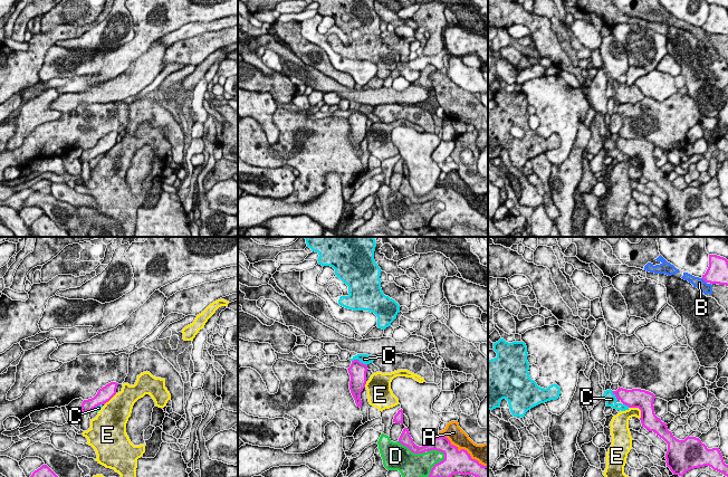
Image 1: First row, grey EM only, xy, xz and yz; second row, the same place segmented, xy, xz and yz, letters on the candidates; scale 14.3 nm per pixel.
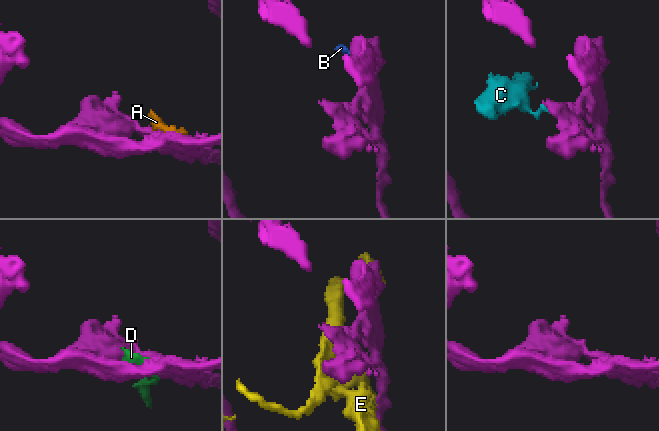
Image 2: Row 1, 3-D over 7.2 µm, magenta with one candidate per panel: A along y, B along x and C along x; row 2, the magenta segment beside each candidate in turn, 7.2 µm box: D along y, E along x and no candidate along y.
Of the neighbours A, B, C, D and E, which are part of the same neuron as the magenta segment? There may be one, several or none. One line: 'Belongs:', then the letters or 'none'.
Belongs: none

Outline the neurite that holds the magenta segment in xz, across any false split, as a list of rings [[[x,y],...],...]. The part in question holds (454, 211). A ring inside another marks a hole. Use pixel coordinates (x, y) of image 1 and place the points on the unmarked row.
[[[404,178],[399,192],[408,197],[413,203],[437,200],[444,203],[444,209],[433,216],[430,228],[449,229],[454,223],[472,225],[488,233],[488,216],[472,209],[470,203],[453,195],[447,187],[435,187],[427,195],[419,197],[413,192],[408,178]]]

